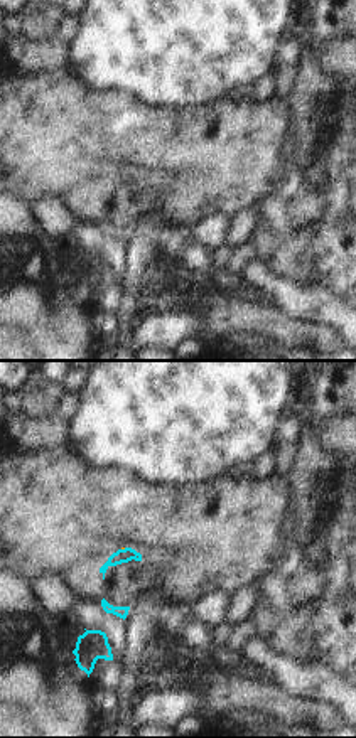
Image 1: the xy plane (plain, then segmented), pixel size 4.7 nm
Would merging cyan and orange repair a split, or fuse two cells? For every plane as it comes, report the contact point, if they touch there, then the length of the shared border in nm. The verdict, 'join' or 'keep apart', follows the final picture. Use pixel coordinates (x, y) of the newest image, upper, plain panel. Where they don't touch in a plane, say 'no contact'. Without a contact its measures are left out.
meets cyan at (125, 171); contact 30 nm long

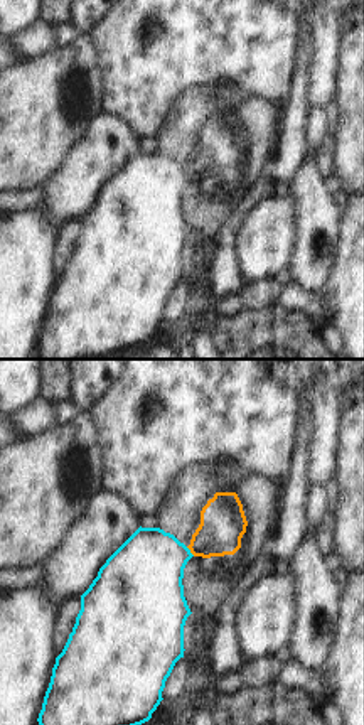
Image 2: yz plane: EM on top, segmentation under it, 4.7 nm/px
meets cyan at (189, 174); contact 60 nm long

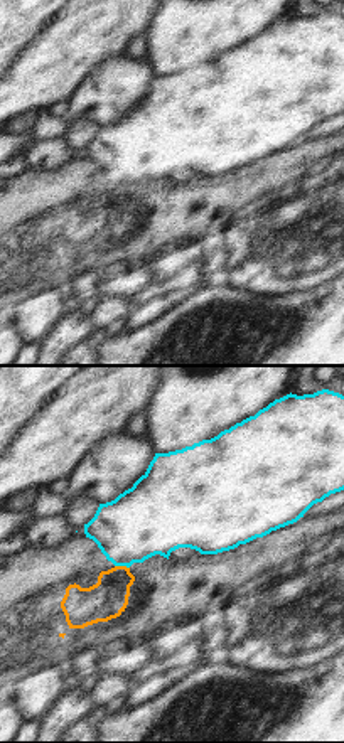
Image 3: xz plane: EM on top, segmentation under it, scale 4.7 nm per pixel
meets cyan at (122, 187); contact 70 nm long

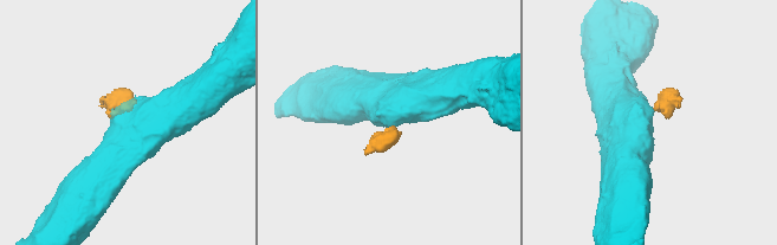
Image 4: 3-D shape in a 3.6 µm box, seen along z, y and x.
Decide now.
keep apart

